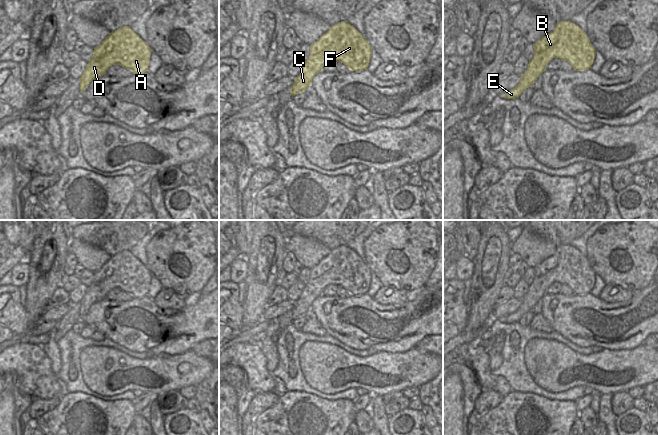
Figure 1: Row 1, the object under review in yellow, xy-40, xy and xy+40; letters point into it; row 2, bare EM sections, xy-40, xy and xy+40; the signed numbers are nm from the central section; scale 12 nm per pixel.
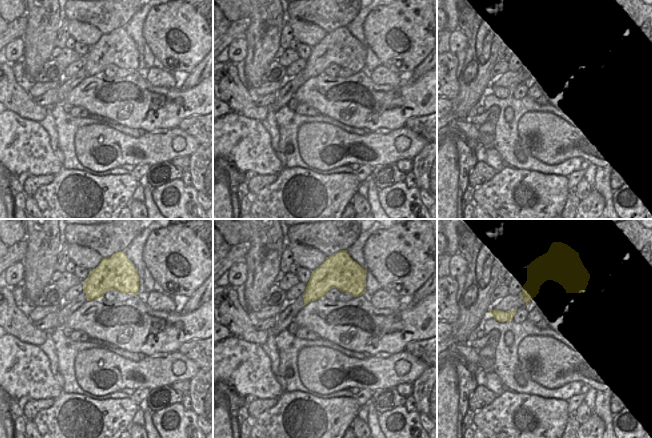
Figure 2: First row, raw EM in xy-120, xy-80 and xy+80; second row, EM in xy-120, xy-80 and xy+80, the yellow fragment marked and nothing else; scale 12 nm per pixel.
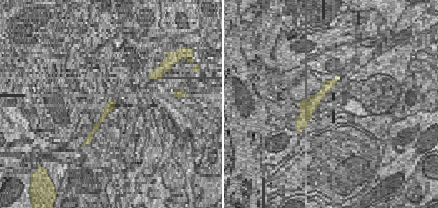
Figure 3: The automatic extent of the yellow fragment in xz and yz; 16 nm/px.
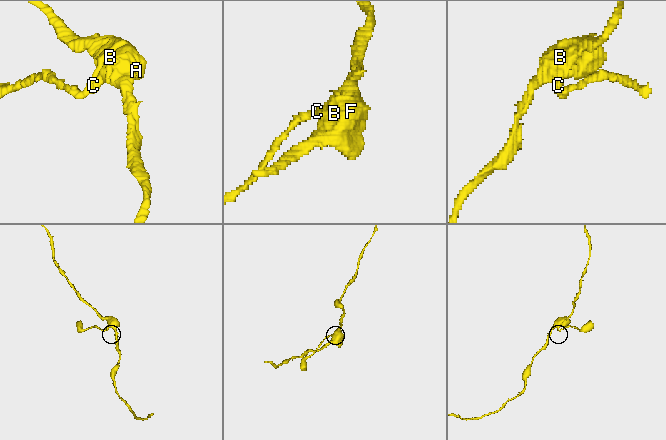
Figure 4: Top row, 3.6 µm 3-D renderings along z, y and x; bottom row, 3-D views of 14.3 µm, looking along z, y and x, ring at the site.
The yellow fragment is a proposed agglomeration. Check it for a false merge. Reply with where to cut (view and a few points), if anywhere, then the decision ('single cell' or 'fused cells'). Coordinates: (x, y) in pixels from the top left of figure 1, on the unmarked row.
no cut; single cell

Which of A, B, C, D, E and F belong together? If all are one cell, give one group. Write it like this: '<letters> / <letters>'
A B C D E F

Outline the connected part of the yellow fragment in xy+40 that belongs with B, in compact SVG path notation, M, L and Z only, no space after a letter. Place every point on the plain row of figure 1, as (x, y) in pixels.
M571 245L557 246L556 252L533 270L533 282L527 294L521 299L519 308L503 319L505 323L518 322L525 313L532 311L553 282L567 285L574 294L583 295L591 292L596 280L586 256Z

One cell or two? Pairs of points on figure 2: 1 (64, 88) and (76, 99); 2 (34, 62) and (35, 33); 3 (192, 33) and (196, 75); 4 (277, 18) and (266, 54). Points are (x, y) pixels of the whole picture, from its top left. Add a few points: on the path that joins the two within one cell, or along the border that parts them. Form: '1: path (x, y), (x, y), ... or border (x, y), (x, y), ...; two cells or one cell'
1: border (86, 76), (71, 90), (64, 101); two cells
2: path (35, 55), (35, 40); one cell
3: border (202, 59), (189, 73); two cells
4: path (268, 27), (266, 29), (266, 45); one cell

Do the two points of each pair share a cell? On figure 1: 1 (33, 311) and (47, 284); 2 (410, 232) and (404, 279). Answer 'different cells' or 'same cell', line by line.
1: same cell
2: same cell

